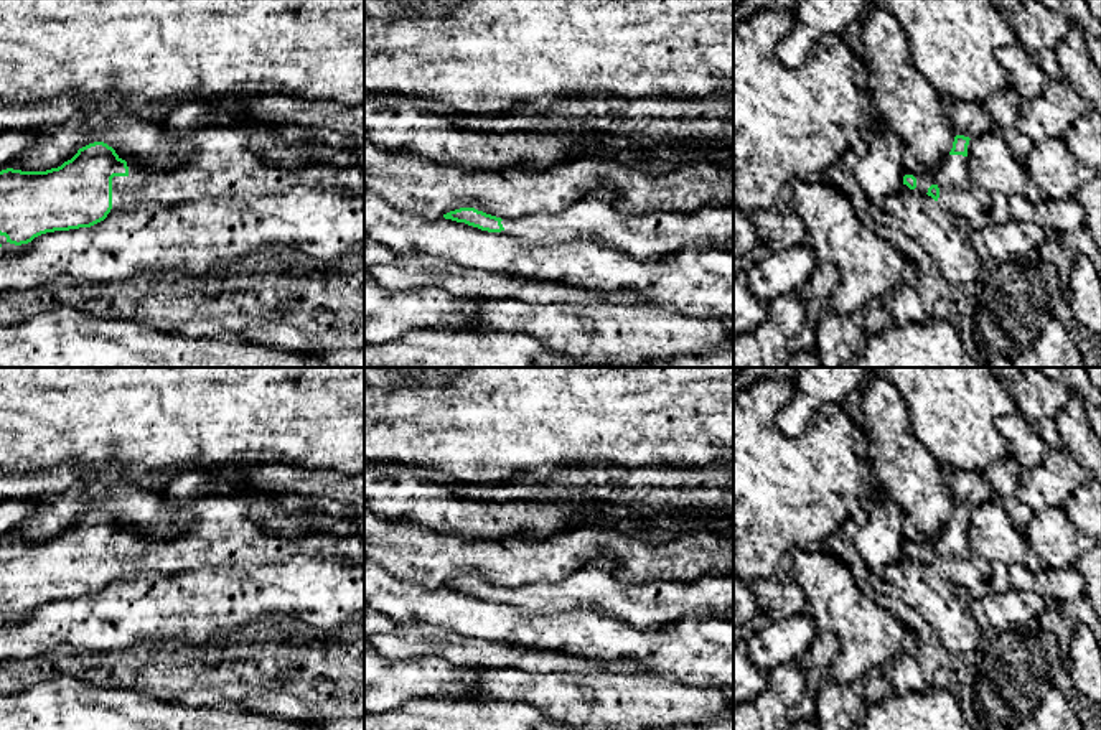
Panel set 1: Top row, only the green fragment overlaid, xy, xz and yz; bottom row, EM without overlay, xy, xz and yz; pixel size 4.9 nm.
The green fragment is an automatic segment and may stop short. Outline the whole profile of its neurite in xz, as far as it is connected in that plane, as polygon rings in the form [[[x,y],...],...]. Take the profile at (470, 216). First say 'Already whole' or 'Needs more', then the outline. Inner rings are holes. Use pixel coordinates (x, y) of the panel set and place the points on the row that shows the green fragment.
Needs more. [[[607,190],[590,193],[555,214],[501,219],[475,208],[460,208],[443,218],[481,231],[508,234],[534,247],[592,241],[636,260],[659,260],[692,247],[733,249],[733,208],[623,213]]]

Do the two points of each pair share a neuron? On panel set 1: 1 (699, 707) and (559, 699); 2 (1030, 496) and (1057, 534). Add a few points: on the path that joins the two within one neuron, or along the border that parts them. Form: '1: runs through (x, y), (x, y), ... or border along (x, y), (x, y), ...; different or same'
1: runs through (665, 706), (594, 706); same
2: border along (1037, 508), (1034, 511); different

